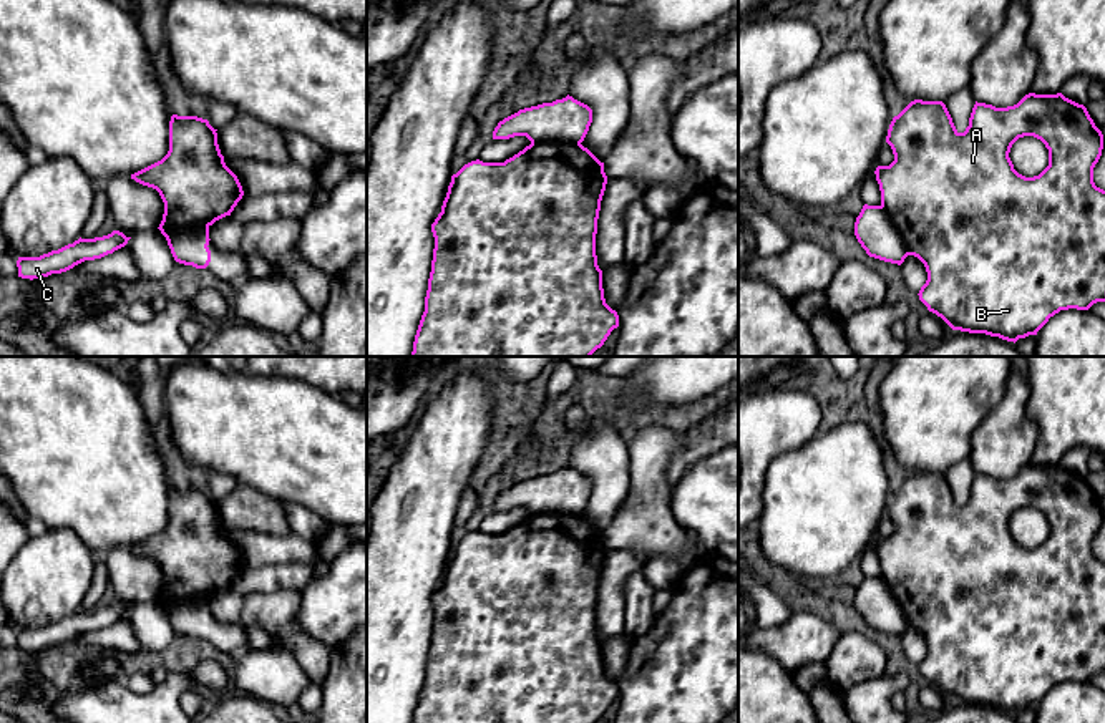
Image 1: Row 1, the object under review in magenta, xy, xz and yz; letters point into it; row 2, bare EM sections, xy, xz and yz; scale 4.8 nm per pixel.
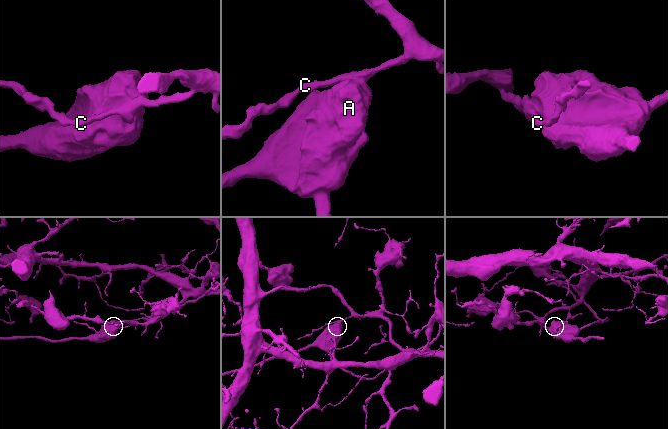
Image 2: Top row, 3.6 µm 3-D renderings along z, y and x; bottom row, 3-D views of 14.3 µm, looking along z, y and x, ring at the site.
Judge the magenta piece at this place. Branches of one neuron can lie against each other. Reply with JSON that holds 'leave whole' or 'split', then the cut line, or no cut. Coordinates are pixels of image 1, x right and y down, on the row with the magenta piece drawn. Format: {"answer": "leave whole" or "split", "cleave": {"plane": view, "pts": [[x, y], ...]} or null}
{"answer": "split", "cleave": {"plane": "xz", "pts": [[531, 141], [571, 141], [579, 145]]}}

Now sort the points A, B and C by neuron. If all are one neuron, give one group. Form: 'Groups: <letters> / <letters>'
Groups: A B / C

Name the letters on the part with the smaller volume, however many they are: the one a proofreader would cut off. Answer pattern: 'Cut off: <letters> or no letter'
Cut off: A, B

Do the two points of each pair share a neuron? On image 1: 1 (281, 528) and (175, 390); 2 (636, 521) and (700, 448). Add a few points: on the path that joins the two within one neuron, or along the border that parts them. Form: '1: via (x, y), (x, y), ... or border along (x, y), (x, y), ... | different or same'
1: border along (239, 483), (251, 485), (284, 503) | different
2: border along (681, 448), (672, 456), (667, 470), (669, 490) | different

